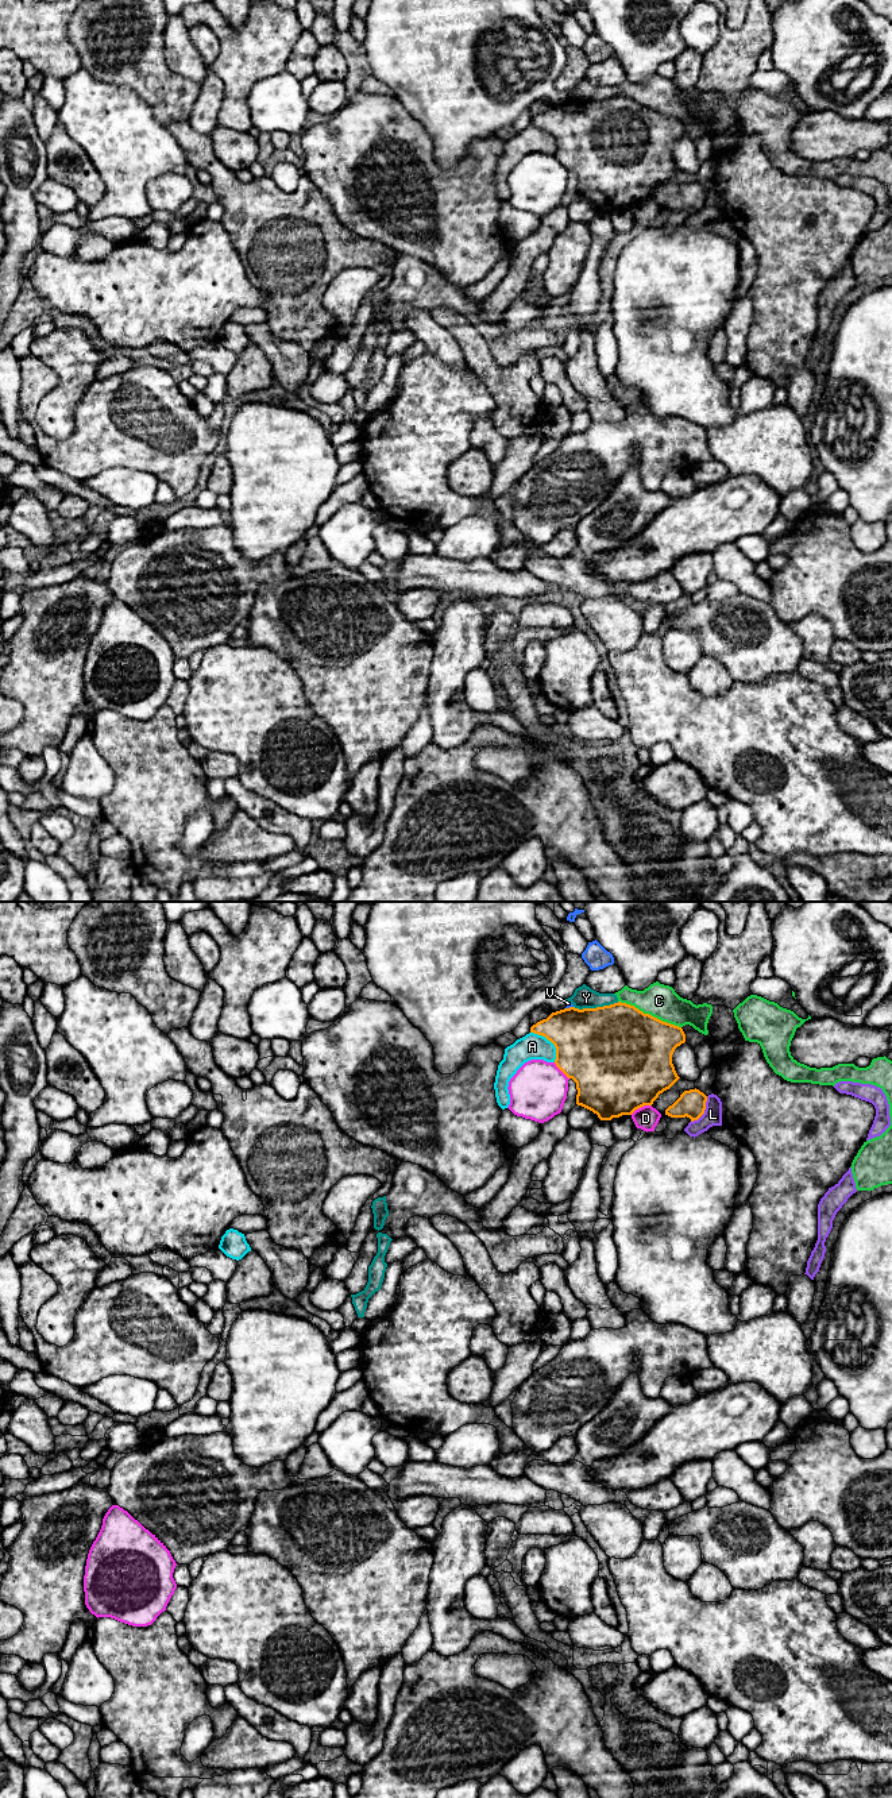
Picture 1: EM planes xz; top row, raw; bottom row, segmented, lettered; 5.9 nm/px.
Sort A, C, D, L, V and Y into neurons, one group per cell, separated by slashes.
A / C / D / L / V / Y

